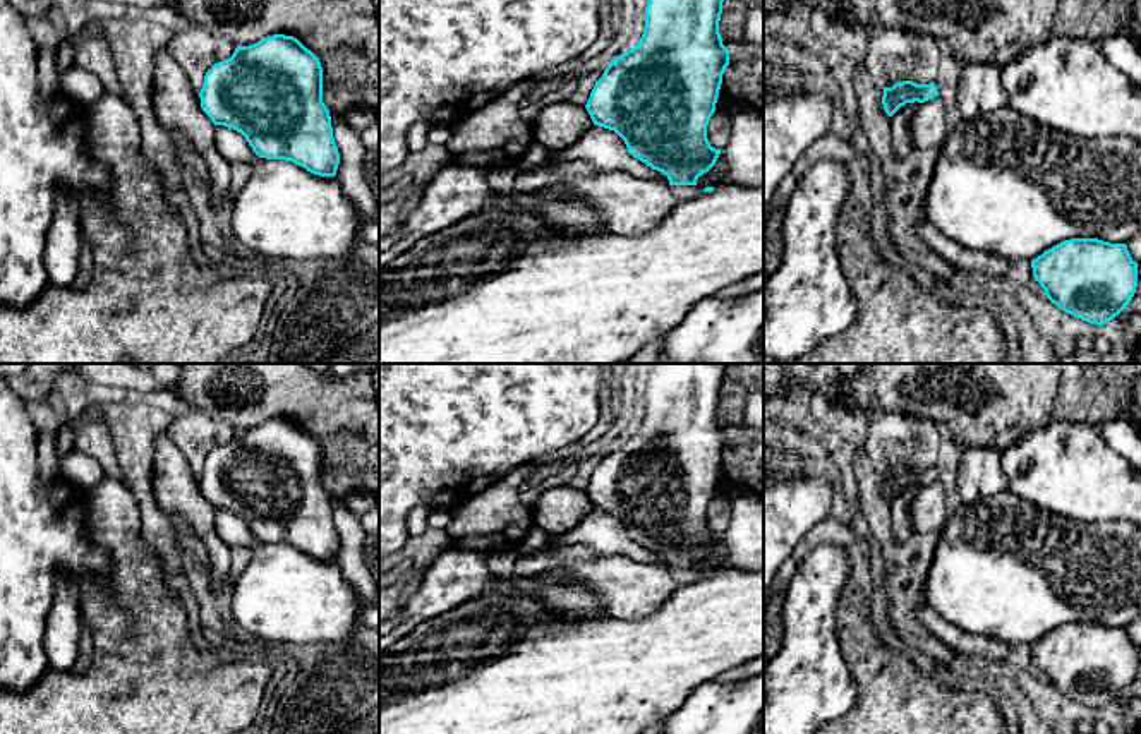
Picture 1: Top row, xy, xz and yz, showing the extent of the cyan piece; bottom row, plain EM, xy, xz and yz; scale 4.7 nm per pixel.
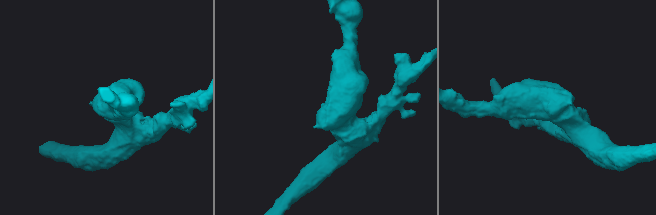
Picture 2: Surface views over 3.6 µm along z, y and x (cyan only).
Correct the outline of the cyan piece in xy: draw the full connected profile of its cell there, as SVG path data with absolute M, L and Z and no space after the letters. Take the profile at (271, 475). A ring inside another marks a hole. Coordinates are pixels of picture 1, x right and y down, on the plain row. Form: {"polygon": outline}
{"polygon": "M268 420L214 448L204 460L201 492L214 509L240 516L259 542L292 545L319 561L335 561L340 537L323 487L323 451L297 422Z"}

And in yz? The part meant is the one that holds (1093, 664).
{"polygon": "M1071 623L1031 645L1033 660L1060 695L1107 708L1132 684L1138 647L1126 628Z"}

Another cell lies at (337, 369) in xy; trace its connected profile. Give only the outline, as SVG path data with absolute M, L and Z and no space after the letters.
M331 364L328 372L336 377L350 377L360 372L371 376L377 365L379 364Z

